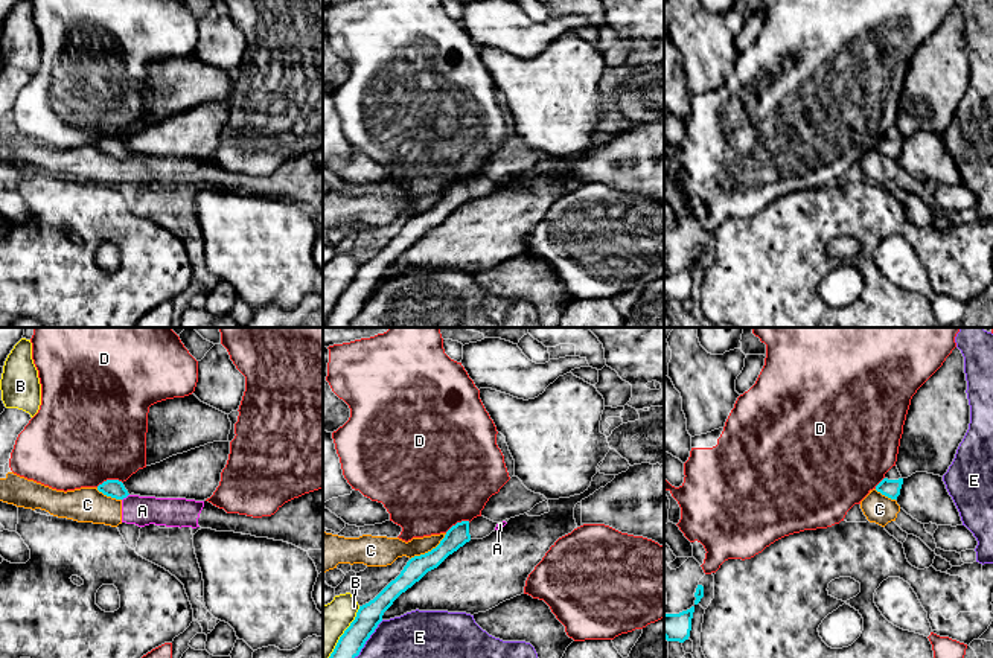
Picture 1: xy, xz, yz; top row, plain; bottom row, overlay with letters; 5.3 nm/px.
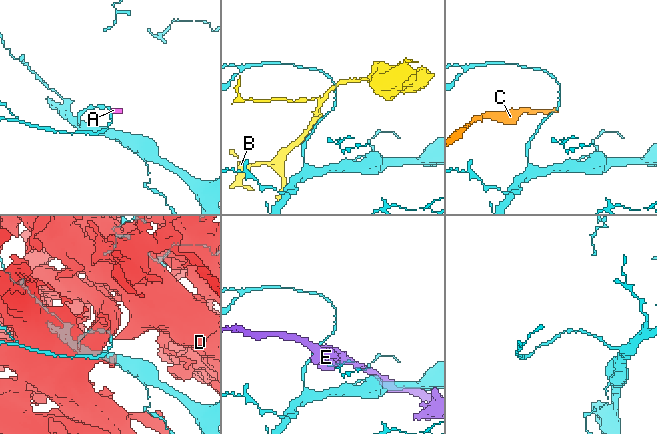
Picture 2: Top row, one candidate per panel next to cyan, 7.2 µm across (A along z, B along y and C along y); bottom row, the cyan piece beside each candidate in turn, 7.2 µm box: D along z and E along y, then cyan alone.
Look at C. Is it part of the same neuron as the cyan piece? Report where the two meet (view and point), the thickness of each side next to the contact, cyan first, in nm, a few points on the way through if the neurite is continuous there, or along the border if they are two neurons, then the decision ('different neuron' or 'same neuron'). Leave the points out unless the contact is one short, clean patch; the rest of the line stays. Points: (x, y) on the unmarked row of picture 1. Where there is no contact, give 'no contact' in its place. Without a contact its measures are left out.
xz (428, 210) | 110/160 nm | along xz (447, 192), (434, 206), (410, 218) | different neuron

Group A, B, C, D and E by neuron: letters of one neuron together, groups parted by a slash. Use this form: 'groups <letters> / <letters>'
groups A C / B / D / E

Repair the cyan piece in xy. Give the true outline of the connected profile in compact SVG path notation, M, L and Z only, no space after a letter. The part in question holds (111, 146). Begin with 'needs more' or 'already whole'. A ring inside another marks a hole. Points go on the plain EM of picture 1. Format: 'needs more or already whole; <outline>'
already whole; M107 139L97 145L97 149L116 158L123 158L129 154L123 142L119 139Z

